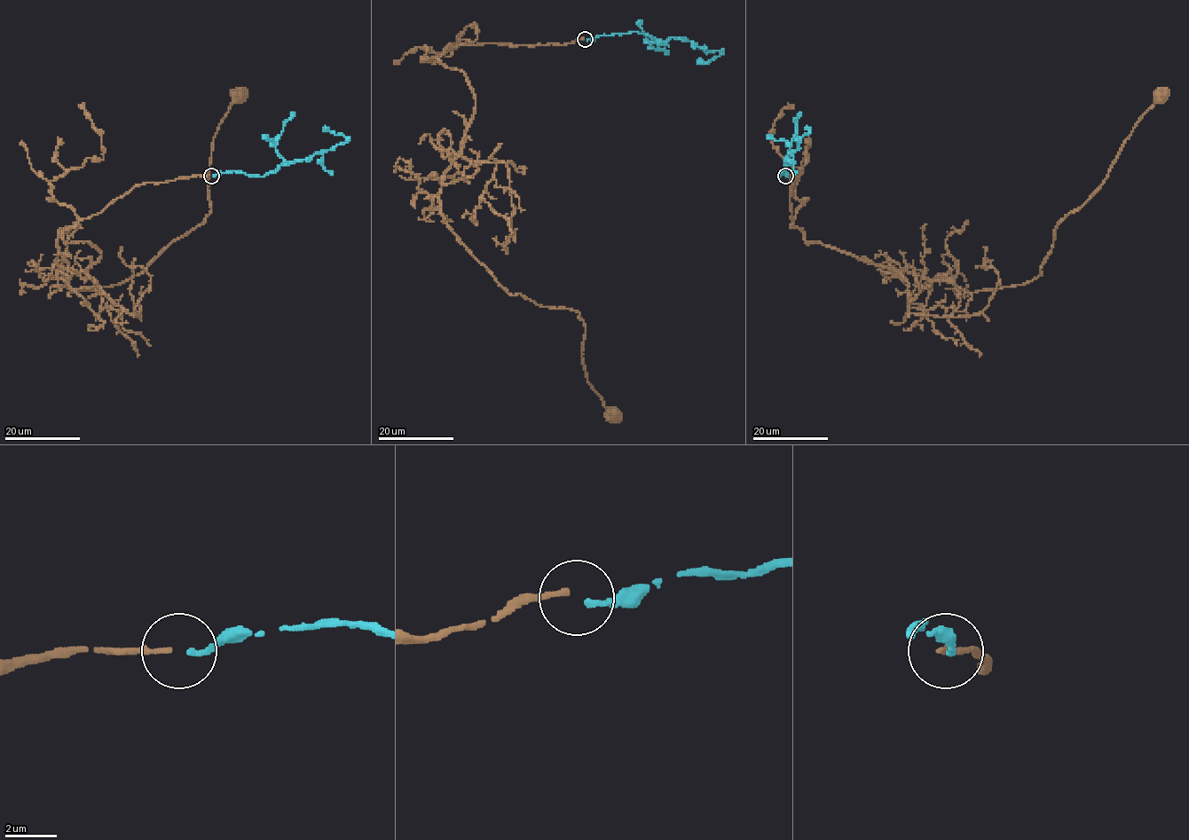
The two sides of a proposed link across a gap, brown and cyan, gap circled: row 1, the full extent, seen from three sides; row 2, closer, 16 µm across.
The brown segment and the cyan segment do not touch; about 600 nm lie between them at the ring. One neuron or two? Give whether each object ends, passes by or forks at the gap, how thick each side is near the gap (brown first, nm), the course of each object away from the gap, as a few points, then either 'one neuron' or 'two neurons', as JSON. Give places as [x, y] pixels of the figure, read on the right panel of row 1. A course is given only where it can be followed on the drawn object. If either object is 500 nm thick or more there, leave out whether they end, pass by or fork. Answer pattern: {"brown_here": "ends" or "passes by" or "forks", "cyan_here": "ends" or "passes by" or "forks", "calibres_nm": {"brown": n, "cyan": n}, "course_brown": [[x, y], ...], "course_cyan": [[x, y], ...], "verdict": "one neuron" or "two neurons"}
{"brown_here": "ends", "cyan_here": "ends", "calibres_nm": {"brown": 200, "cyan": 240}, "course_brown": [[785, 175], [791, 226], [810, 242], [970, 292], [1020, 285], [1042, 274], [1055, 228], [1101, 184], [1159, 96]], "course_cyan": [[785, 175], [782, 171], [779, 176], [788, 163], [784, 160], [810, 131], [807, 127]], "verdict": "two neurons"}

